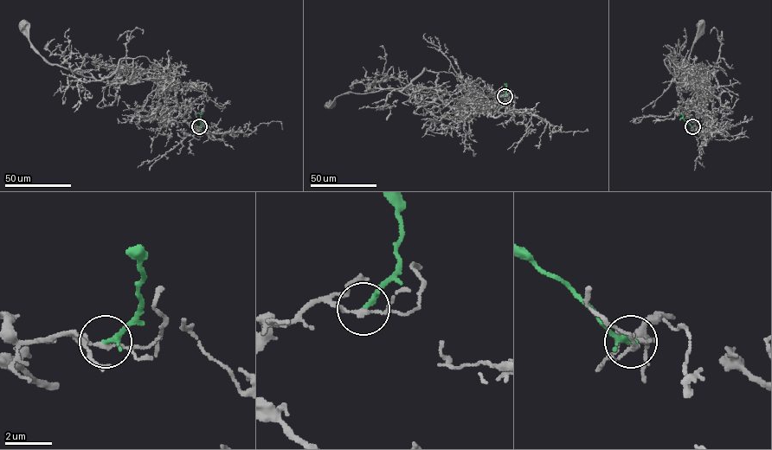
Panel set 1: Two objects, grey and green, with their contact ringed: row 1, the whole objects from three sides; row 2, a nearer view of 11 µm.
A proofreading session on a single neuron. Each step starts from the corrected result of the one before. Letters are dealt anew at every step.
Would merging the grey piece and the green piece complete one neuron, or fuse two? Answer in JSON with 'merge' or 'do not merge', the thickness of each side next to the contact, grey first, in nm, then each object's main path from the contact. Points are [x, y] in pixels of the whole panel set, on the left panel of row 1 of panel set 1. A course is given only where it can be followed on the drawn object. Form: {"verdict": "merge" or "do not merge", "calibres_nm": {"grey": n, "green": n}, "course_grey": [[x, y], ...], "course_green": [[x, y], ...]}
{"verdict": "do not merge", "calibres_nm": {"grey": 130, "green": 240}, "course_grey": [[198, 126], [191, 126], [199, 132], [181, 113], [165, 80], [105, 82], [50, 65], [29, 41], [25, 24]], "course_green": [[198, 126], [198, 112]]}

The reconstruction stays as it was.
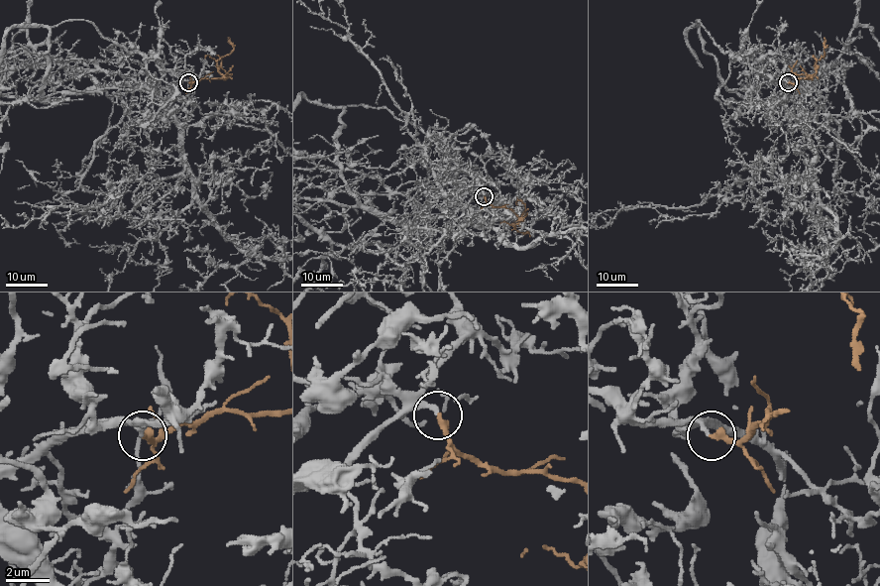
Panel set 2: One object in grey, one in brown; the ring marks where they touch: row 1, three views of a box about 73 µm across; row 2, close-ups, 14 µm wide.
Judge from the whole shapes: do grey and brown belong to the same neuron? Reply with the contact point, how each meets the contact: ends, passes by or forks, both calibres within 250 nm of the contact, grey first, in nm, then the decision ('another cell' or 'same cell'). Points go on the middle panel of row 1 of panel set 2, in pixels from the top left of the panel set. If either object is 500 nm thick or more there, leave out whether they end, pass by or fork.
place (484, 196); grey ends; brown ends; calibres 200 and 340 nm; same cell

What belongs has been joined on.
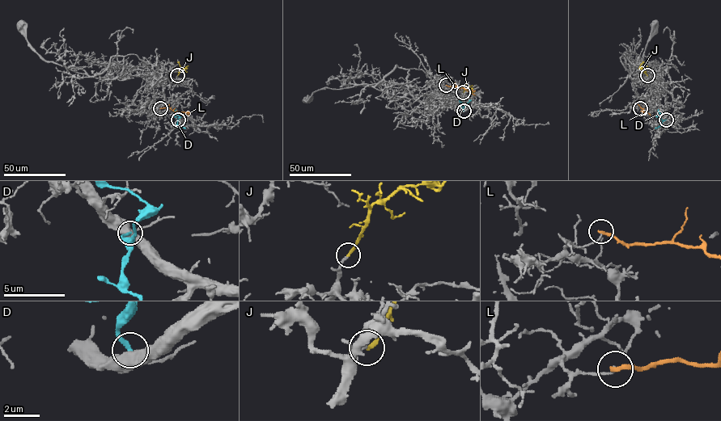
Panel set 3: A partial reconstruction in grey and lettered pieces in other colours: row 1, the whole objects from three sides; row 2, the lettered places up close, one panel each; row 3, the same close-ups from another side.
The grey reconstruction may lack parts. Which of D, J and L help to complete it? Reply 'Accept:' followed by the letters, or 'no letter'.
Accept: J

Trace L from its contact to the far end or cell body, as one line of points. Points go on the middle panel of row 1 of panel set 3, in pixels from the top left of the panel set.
L: (446, 85), (463, 87), (475, 95)

